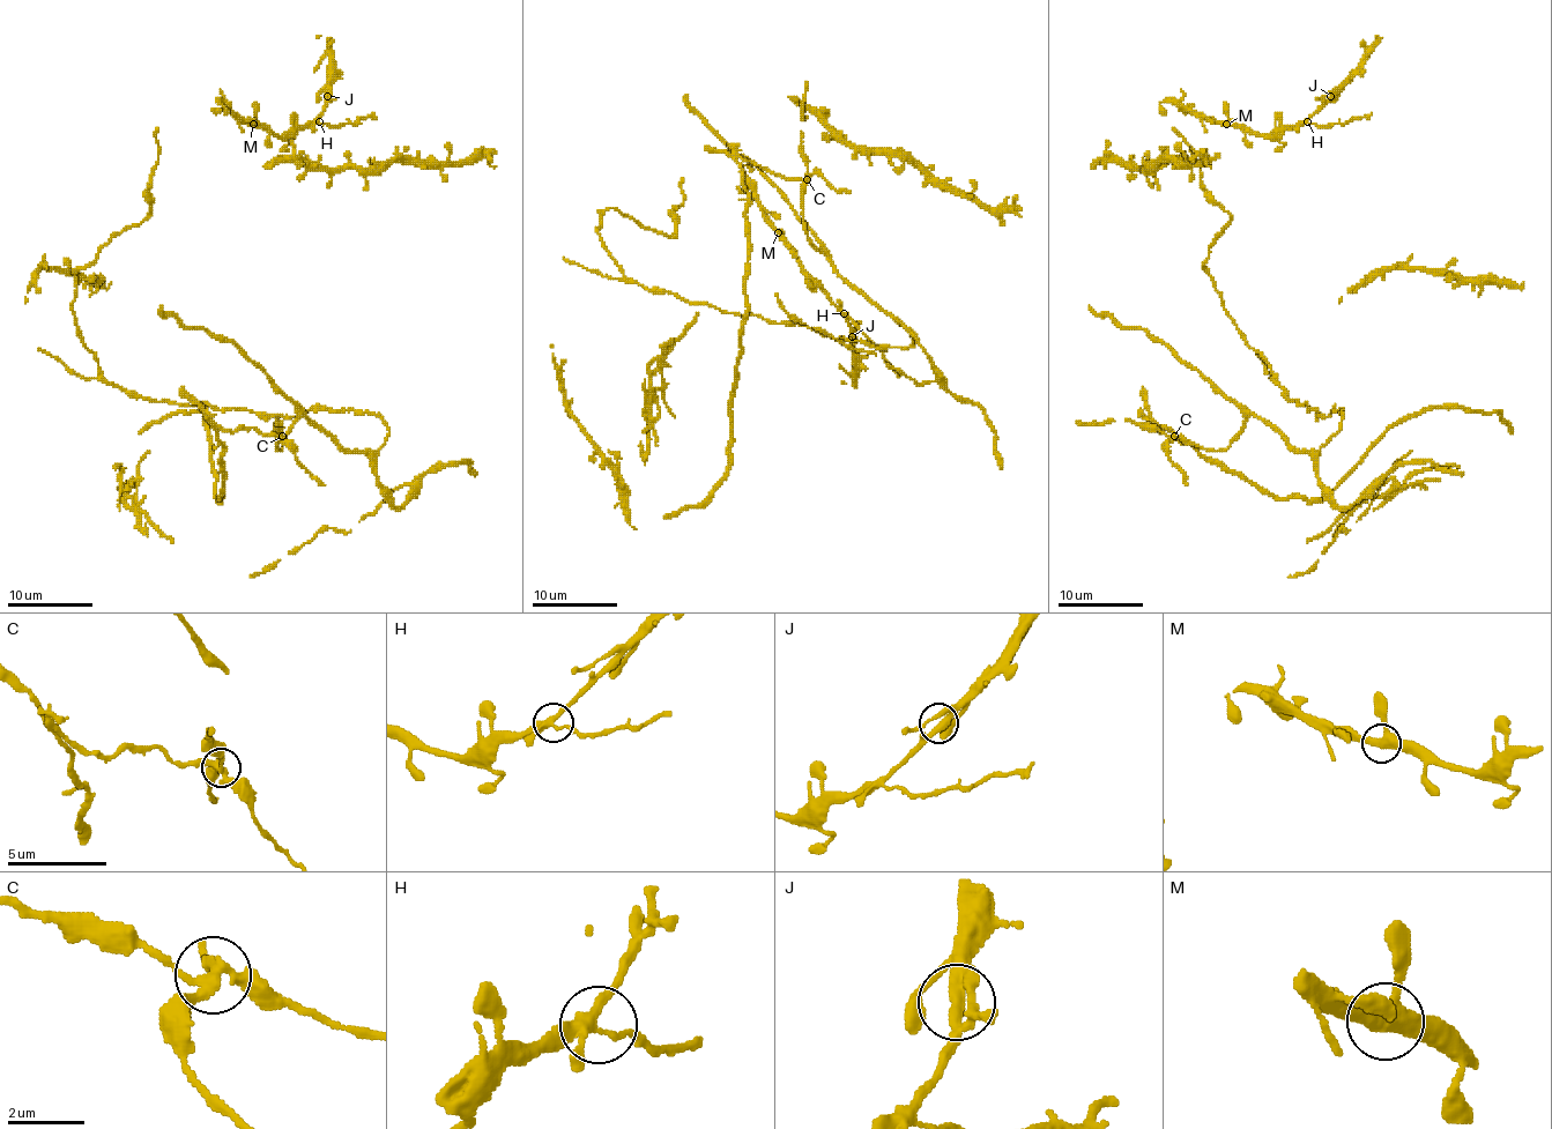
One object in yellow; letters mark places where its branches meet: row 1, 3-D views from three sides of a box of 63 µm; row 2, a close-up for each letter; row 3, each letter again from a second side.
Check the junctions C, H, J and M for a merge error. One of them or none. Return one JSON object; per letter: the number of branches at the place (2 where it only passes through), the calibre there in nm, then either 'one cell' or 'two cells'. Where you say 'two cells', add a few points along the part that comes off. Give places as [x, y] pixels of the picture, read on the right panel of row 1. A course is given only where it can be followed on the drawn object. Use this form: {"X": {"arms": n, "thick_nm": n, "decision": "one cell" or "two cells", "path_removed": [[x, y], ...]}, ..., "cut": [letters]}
{"C": {"arms": 4, "thick_nm": 300, "decision": "two cells", "path_removed": [[1174, 436], [1157, 428], [1279, 498], [1314, 500], [1329, 494], [1395, 425], [1431, 408], [1495, 413], [1510, 433]]}, "H": {"arms": 4, "thick_nm": 260, "decision": "one cell"}, "J": {"arms": 4, "thick_nm": 260, "decision": "one cell"}, "M": {"arms": 3, "thick_nm": 320, "decision": "one cell"}, "cut": ["C"]}

